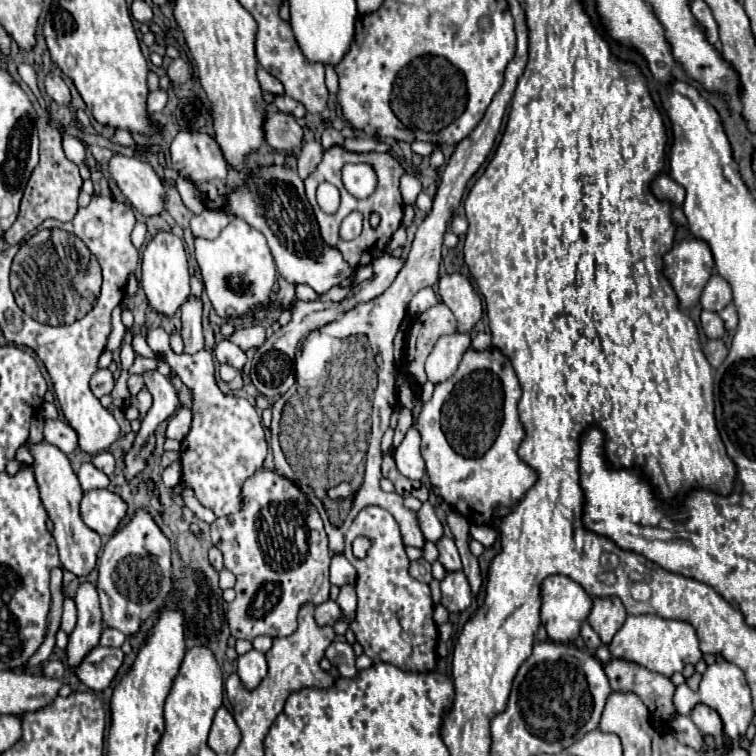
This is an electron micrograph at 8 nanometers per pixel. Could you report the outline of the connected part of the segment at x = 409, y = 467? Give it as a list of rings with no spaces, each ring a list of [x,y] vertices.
[[[414,426],[406,432],[406,438],[396,448],[396,466],[406,478],[412,480],[420,480],[426,472],[424,458],[420,454],[420,434]]]

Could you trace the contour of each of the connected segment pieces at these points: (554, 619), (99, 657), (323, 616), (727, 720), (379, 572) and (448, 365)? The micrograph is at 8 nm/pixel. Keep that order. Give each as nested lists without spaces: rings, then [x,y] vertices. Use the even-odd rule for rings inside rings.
[[[548,576],[542,582],[542,624],[554,642],[574,640],[592,608],[584,588],[566,576]]]
[[[96,646],[86,654],[86,658],[78,666],[74,666],[70,670],[90,690],[102,692],[106,686],[110,686],[118,668],[122,666],[122,662],[124,662],[124,654],[120,648]]]
[[[332,600],[316,606],[316,622],[318,624],[334,624],[340,616],[342,616],[342,612],[340,612],[338,604]]]
[[[726,660],[714,662],[712,666],[706,668],[706,672],[702,674],[698,690],[690,690],[686,684],[676,688],[674,706],[676,706],[678,714],[690,714],[696,704],[706,704],[706,706],[710,706],[712,710],[716,710],[720,714],[720,718],[724,722],[724,734],[730,740],[738,740],[740,736],[744,736],[746,728],[748,728],[748,724],[750,724],[752,716],[754,716],[750,688],[748,688],[748,682],[744,678],[744,672],[738,666],[734,666],[734,664],[726,662]]]
[[[366,506],[358,512],[354,518],[348,534],[346,534],[346,550],[344,556],[348,562],[356,568],[358,578],[356,578],[356,592],[358,592],[358,610],[356,618],[350,624],[352,632],[356,634],[358,644],[364,648],[364,654],[370,656],[374,662],[386,662],[394,664],[396,668],[404,672],[418,672],[418,666],[414,664],[414,650],[408,642],[402,640],[402,624],[400,624],[400,614],[398,606],[404,602],[428,602],[428,616],[424,612],[424,620],[428,618],[430,628],[436,628],[432,620],[432,596],[428,584],[416,580],[410,576],[410,560],[406,556],[406,546],[402,542],[400,526],[392,518],[390,512],[378,508],[378,506]],[[356,536],[368,536],[372,540],[372,548],[364,560],[358,560],[352,554],[352,540]]]
[[[454,332],[442,336],[426,360],[426,374],[430,382],[448,380],[456,366],[460,364],[462,354],[470,348],[470,332]]]

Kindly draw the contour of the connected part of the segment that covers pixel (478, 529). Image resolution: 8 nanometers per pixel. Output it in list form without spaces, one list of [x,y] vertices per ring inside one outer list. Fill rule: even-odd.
[[[476,524],[470,526],[470,536],[472,536],[474,540],[478,540],[484,548],[494,546],[494,542],[496,542],[496,538],[498,538],[498,534],[496,534],[496,530],[494,530],[492,526],[476,526]]]

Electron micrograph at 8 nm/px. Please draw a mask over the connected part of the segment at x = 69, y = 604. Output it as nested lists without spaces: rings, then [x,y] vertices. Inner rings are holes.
[[[64,596],[64,612],[62,612],[62,630],[66,634],[70,634],[76,626],[76,606],[74,606],[74,600],[70,596]]]

